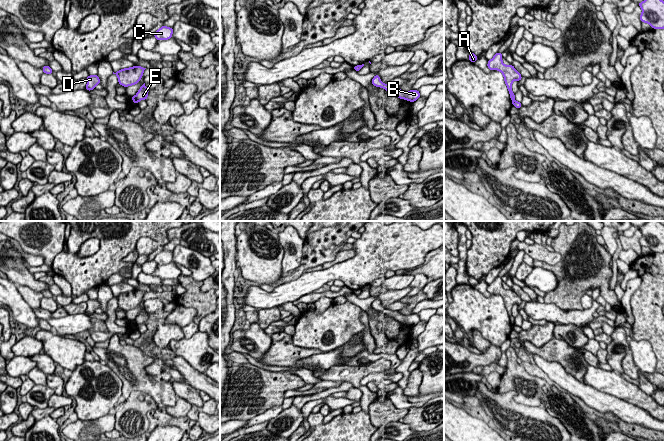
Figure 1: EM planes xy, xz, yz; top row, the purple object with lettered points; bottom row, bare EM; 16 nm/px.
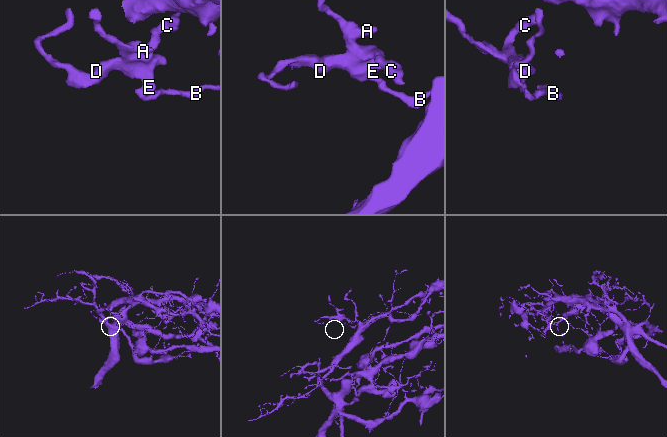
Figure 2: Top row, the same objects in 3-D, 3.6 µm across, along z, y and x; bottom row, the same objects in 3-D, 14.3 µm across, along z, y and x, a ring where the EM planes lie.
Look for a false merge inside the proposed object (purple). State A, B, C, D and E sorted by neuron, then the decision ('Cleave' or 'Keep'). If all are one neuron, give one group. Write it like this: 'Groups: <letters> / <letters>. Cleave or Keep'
Groups: A C D E / B. Cleave

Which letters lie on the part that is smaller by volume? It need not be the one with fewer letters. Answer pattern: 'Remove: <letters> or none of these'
Remove: A, C, D, E

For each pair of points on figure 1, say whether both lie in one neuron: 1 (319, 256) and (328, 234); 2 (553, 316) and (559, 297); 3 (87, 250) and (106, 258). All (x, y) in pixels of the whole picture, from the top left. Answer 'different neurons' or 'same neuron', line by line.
1: same neuron
2: different neurons
3: different neurons

